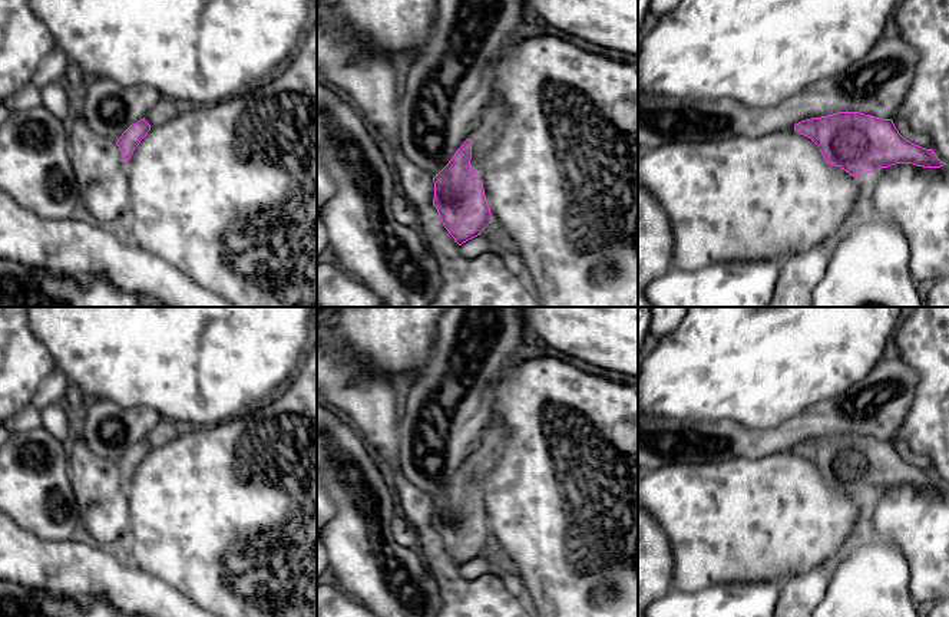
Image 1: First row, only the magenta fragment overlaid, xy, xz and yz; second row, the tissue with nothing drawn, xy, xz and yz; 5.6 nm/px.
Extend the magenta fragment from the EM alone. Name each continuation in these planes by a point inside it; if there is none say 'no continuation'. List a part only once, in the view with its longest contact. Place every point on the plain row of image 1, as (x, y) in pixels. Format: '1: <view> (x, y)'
1: xz (485, 457)

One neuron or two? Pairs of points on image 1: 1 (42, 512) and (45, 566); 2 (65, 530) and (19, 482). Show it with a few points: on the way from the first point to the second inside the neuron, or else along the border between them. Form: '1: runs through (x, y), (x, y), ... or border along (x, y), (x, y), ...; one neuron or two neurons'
1: border along (15, 521), (46, 540), (76, 538); two neurons
2: runs through (52, 524), (46, 518), (45, 508), (32, 495); one neuron

